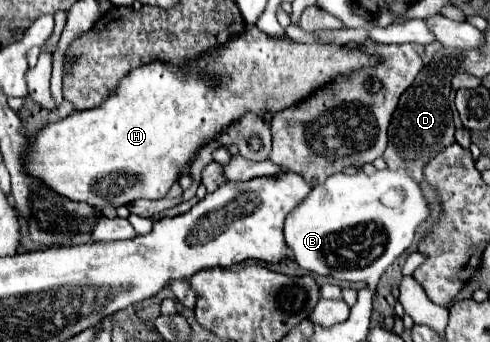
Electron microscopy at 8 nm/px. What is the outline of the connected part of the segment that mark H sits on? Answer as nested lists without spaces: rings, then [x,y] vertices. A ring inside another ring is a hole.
[[[247,24],[245,32],[231,38],[231,44],[219,48],[197,64],[191,64],[191,72],[181,72],[165,62],[151,62],[141,68],[131,70],[123,76],[115,90],[99,104],[97,108],[73,112],[67,118],[61,118],[53,124],[41,128],[33,140],[29,140],[27,166],[25,172],[35,176],[45,186],[55,190],[59,196],[65,196],[73,202],[87,202],[97,210],[109,210],[117,206],[125,206],[133,200],[157,200],[167,194],[167,190],[177,182],[179,172],[185,164],[189,164],[197,150],[207,144],[215,134],[223,132],[239,114],[245,110],[255,110],[255,114],[265,116],[279,112],[291,104],[307,98],[315,88],[329,82],[337,74],[347,74],[363,66],[373,66],[377,60],[359,52],[353,46],[337,46],[337,44],[301,44],[269,38],[257,26]],[[201,74],[217,74],[221,76],[219,88],[209,88],[201,78]]]

